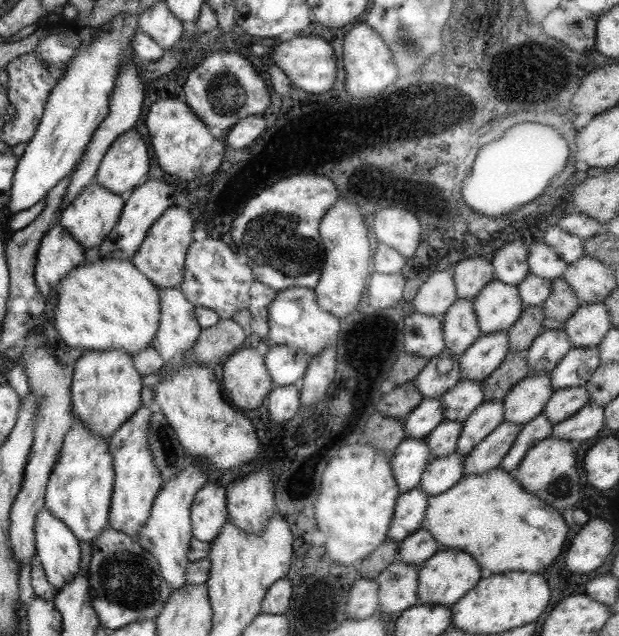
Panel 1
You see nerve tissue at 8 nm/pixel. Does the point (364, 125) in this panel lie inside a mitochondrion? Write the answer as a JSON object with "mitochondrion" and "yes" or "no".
{"mitochondrion":"no"}

